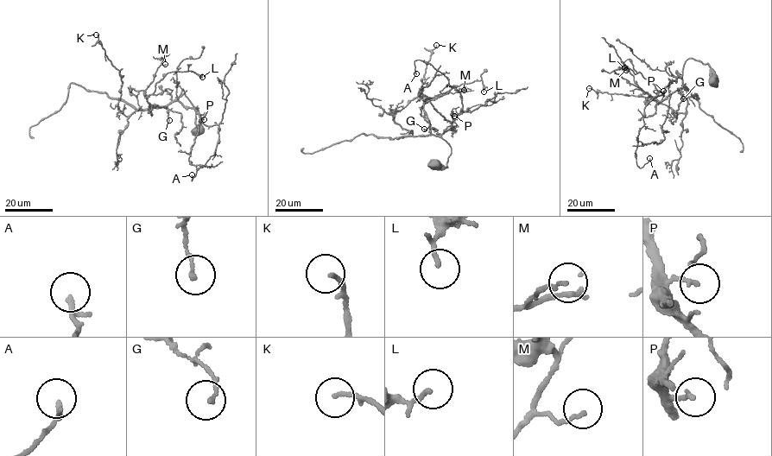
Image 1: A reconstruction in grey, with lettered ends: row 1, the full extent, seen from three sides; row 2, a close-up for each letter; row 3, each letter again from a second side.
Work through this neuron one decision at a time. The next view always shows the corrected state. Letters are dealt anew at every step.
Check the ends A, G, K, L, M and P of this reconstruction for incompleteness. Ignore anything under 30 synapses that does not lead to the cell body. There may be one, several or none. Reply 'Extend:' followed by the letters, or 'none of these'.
Extend: none of these

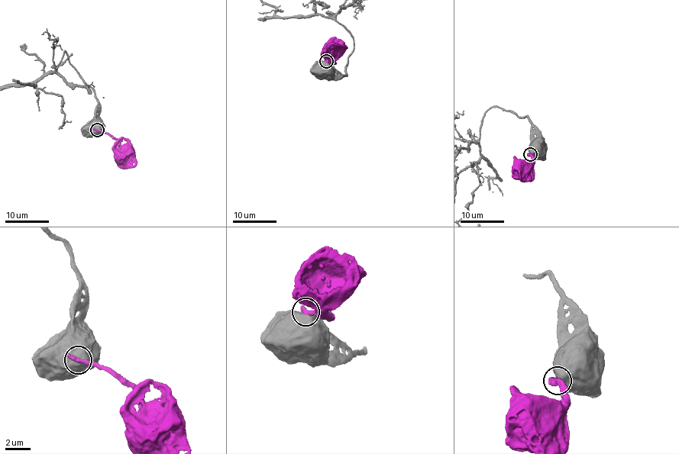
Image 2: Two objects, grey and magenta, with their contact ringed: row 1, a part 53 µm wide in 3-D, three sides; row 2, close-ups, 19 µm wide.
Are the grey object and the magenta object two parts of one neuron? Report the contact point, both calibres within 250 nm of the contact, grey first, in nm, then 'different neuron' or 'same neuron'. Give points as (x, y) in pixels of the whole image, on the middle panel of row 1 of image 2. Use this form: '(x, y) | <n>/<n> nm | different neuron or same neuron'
(326, 61) | 1050/400 nm | different neuron

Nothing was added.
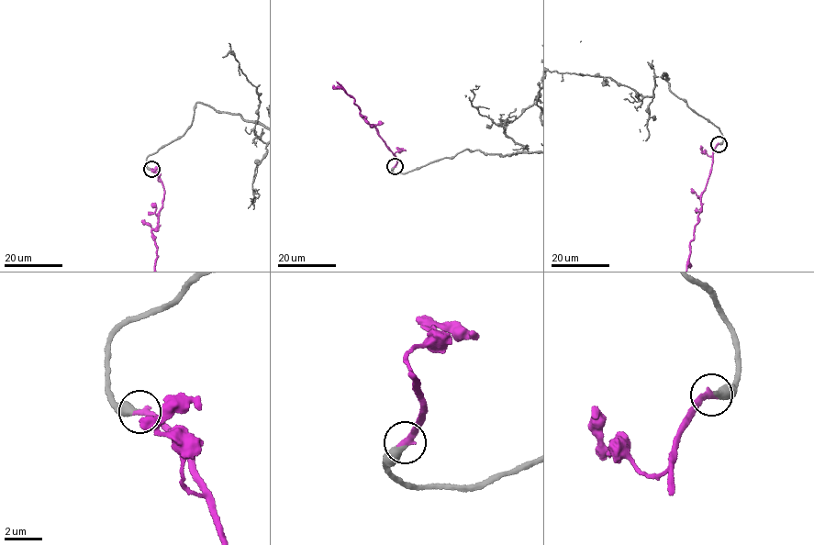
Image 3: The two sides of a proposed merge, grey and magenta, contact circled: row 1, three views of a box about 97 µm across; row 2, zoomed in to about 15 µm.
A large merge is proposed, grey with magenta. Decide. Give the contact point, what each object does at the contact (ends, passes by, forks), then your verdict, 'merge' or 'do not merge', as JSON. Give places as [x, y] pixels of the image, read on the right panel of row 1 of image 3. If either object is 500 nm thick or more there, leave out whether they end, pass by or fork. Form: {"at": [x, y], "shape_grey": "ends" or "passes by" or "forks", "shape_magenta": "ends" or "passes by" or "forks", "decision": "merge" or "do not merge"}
{"at": [719, 144], "shape_grey": "ends", "shape_magenta": "ends", "decision": "merge"}

